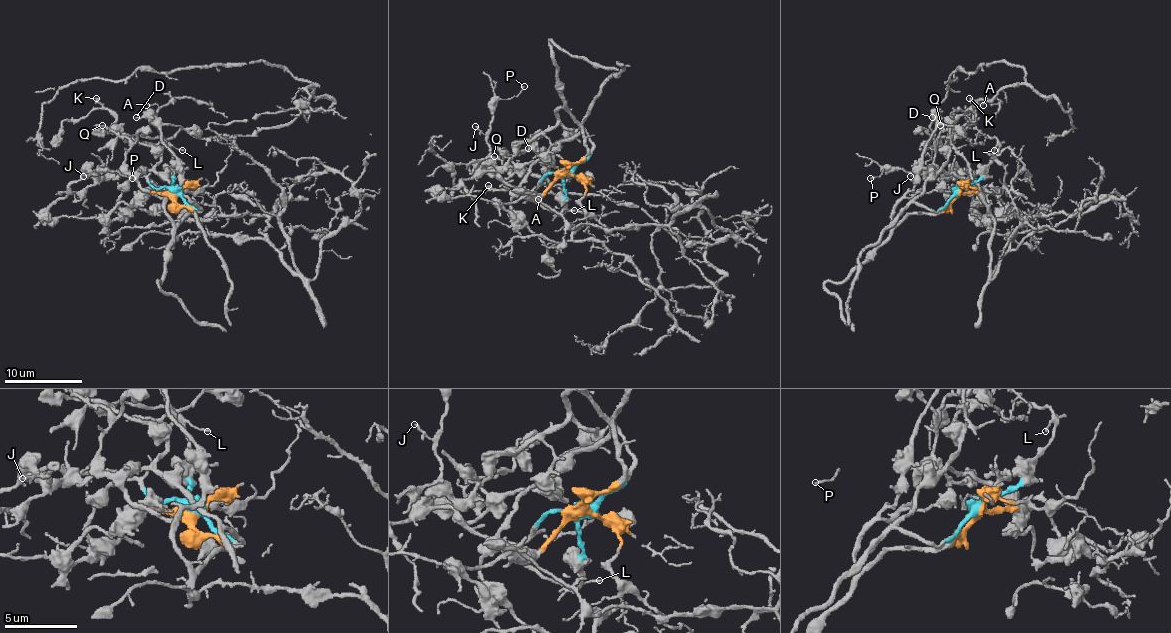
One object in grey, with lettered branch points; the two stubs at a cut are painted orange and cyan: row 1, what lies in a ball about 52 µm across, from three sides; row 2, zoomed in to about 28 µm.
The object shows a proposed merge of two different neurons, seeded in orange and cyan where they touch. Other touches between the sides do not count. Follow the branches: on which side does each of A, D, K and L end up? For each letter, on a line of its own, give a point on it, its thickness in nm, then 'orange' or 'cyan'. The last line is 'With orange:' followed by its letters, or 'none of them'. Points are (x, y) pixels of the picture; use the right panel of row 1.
A: place (983, 105); calibre 100 nm; cyan
D: place (932, 117); calibre 130 nm; orange
K: place (969, 98); calibre 200 nm; cyan
L: place (994, 150); calibre 120 nm; cyan
With orange: D

